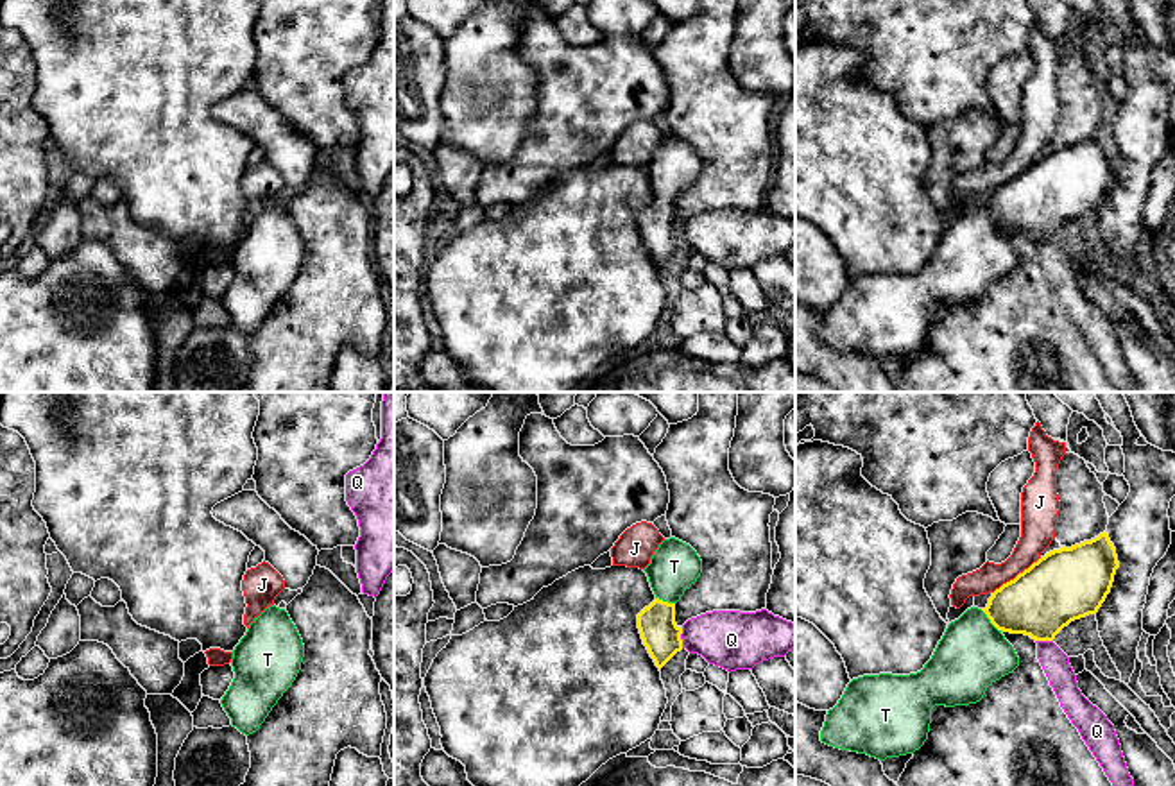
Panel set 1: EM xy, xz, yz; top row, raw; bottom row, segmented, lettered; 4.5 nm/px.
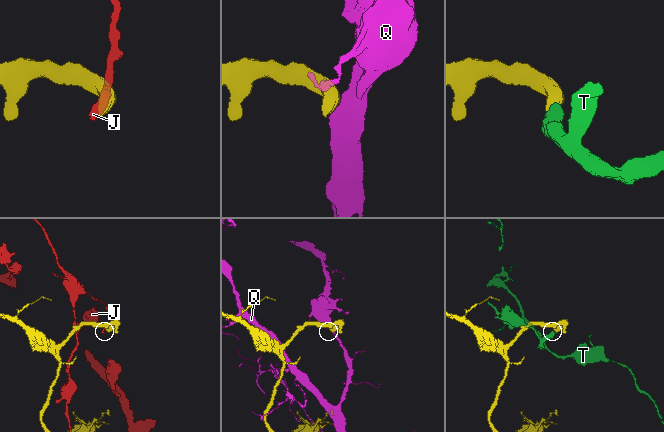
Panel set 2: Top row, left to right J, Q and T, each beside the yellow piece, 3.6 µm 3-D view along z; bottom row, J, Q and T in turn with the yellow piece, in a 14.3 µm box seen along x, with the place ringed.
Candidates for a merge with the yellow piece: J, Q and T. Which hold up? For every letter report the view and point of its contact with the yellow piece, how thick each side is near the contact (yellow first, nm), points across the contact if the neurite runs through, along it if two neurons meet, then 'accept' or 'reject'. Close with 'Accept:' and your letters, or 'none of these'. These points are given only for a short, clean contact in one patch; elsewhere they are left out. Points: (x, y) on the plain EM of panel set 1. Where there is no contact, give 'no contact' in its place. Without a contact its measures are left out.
J: contact yz (1018, 174); calibres 320 and 160 nm; border yz (1041, 156), (993, 192); reject
Q: contact xz (679, 237); calibres 170 and 260 nm; reject
T: contact yz (989, 217); calibres 320 and 320 nm; way yz (1039, 201), (1012, 206), (989, 217), (977, 231), (973, 253); accept
Accept: T

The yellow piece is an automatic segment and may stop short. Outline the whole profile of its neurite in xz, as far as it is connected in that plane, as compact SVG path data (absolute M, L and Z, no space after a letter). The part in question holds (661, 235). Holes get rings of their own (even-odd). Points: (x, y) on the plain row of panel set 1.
M665 138L643 168L656 199L638 213L638 227L656 265L661 269L682 249L682 227L675 222L675 202L702 172L697 150L675 138Z

